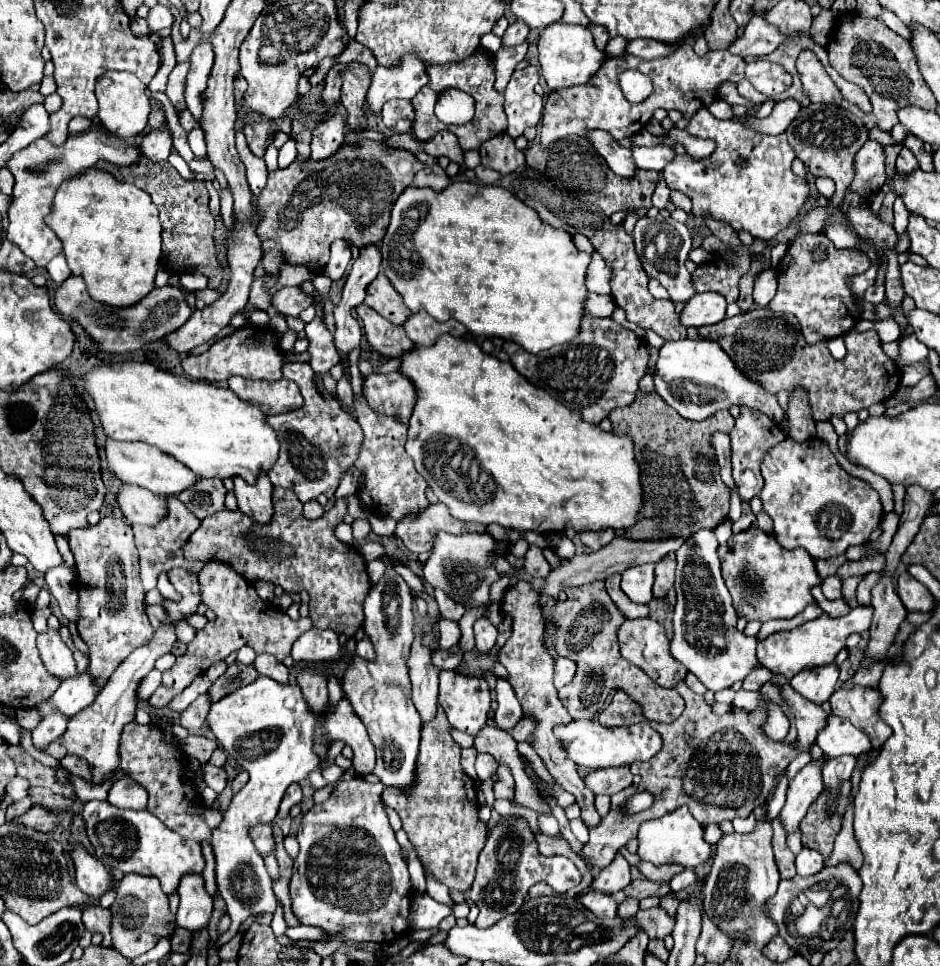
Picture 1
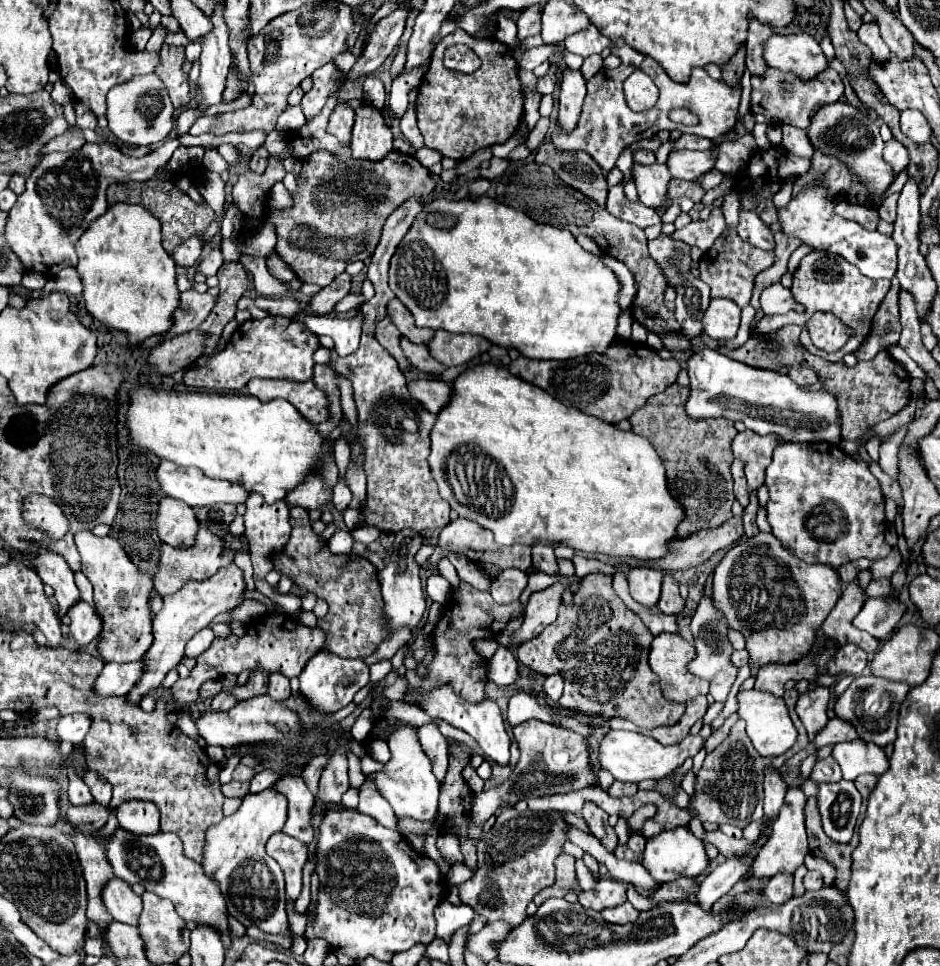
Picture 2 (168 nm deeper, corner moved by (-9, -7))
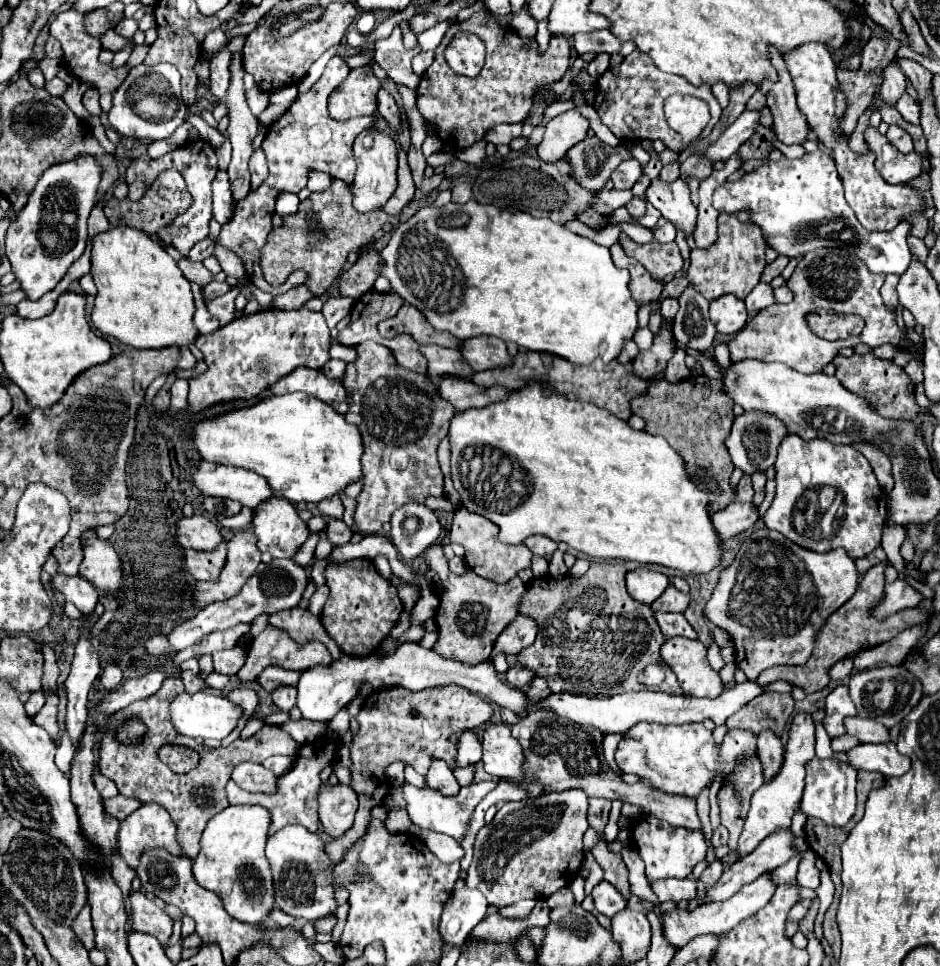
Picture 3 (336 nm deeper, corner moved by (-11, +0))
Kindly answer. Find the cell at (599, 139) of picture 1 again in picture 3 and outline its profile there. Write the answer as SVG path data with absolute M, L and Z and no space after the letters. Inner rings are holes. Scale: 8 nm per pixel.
M678 178L672 184L662 184L660 180L652 180L646 190L648 202L662 212L662 216L682 230L684 238L688 238L696 228L696 206L690 200L688 184Z

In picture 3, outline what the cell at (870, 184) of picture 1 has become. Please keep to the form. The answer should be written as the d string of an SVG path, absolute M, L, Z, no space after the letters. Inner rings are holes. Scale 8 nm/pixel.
M890 126L890 130L888 130L888 140L890 140L890 144L896 148L896 150L900 150L902 154L908 154L908 152L912 152L914 148L912 148L912 136L906 132L906 130L902 130L902 128L898 128L898 126Z

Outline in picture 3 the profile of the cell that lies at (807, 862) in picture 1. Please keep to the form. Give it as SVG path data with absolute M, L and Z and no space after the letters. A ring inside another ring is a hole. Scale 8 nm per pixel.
M808 850L802 856L802 864L800 864L798 874L796 874L798 884L804 886L804 888L812 888L812 890L816 890L820 886L820 872L814 866L814 862L816 862L816 854L812 850Z

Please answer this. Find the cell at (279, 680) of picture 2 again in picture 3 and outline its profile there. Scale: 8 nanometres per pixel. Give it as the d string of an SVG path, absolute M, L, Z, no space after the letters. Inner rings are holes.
M292 686L276 688L272 692L272 700L282 712L290 712L296 706L296 688L292 688Z

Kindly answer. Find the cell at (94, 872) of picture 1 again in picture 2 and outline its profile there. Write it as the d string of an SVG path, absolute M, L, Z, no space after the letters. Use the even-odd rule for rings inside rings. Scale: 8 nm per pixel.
M112 877L102 889L102 903L116 921L128 925L138 923L138 915L142 911L142 899L132 891L132 887L126 881Z

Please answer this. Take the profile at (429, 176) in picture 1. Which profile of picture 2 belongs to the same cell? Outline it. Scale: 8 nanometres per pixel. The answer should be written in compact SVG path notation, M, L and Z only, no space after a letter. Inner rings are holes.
M410 197L388 217L382 239L374 251L372 263L368 265L368 279L374 283L376 293L372 299L364 301L360 309L364 315L360 347L350 357L326 363L326 367L342 373L352 381L354 399L358 405L360 435L366 447L364 471L368 479L368 497L362 507L364 523L390 533L402 529L426 533L432 529L442 529L450 523L450 505L446 505L446 501L438 495L438 487L426 461L430 455L430 429L434 427L436 415L428 413L408 395L404 387L406 379L400 373L396 359L386 353L386 349L382 349L374 337L374 321L386 317L386 303L394 297L388 287L388 261L420 211L422 197Z

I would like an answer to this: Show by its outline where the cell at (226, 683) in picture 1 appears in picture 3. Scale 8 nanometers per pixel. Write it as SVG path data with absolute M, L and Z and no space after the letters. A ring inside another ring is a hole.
M270 666L270 668L266 668L266 670L258 676L256 682L258 682L264 690L272 692L272 690L276 690L276 688L280 688L280 686L296 686L300 674L302 674L302 672L292 672L292 670L284 670L284 668L274 668L274 666Z

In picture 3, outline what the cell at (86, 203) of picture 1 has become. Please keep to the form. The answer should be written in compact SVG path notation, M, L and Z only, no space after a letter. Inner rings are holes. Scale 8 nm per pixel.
M116 226L110 228L104 234L98 234L94 238L92 246L92 278L96 282L98 294L92 308L92 324L102 332L104 336L116 338L120 344L138 348L138 350L158 350L168 346L190 346L198 338L198 328L194 326L194 294L190 288L190 282L182 276L180 268L176 266L176 260L166 254L164 246L156 240L152 240L148 234L136 228L128 226Z

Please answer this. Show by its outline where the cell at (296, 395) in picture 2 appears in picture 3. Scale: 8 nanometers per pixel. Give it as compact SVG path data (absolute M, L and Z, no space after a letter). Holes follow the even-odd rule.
M296 368L290 376L282 378L278 384L270 388L274 394L288 394L288 392L308 392L326 404L334 406L340 414L348 412L348 390L344 388L342 380L328 378L322 370L312 368Z

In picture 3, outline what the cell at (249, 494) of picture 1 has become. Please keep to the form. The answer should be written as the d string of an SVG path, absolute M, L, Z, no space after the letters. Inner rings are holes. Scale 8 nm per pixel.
M270 498L262 502L256 508L252 524L260 552L268 552L274 558L292 558L310 536L306 522L284 498Z

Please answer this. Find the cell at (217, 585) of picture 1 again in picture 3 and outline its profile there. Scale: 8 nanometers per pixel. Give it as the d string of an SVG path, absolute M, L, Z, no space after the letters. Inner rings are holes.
M266 626L266 630L262 630L250 642L248 660L242 666L242 670L238 672L238 676L240 676L242 682L254 682L260 676L260 672L264 668L268 668L268 666L280 666L284 670L298 670L300 672L300 670L308 670L308 668L312 668L316 664L326 664L328 666L328 662L332 662L332 656L330 656L330 652L328 652L328 648L324 644L320 644L320 642L308 642L306 646L298 648L296 642L284 630L276 630L272 626Z

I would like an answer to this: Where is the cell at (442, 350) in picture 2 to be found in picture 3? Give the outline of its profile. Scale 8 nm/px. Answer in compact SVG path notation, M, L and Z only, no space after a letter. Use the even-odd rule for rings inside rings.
M478 336L478 338L466 340L460 352L476 372L504 368L510 364L510 356L504 340L492 338L492 336Z

